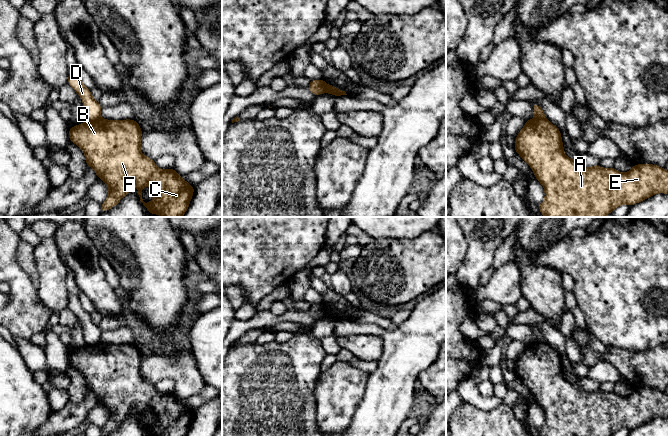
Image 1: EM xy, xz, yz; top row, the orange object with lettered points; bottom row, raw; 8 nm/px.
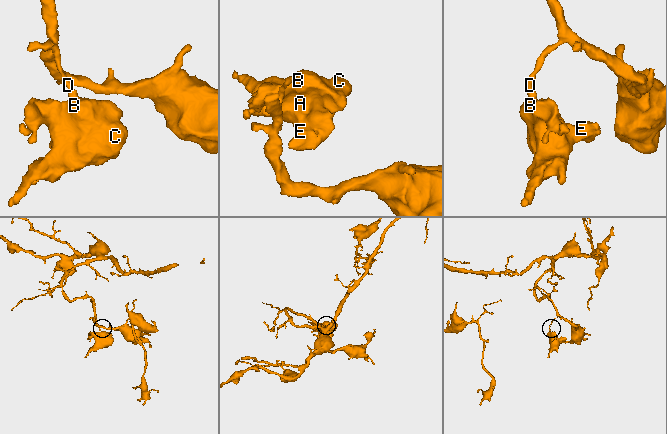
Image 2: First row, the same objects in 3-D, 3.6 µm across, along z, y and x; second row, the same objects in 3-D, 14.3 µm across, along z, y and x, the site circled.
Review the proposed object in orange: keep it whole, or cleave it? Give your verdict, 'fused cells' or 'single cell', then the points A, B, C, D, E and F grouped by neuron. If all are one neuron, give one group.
fused cells; groups A B C E F / D

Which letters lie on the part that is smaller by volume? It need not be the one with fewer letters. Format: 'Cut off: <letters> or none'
Cut off: A, B, C, E, F

